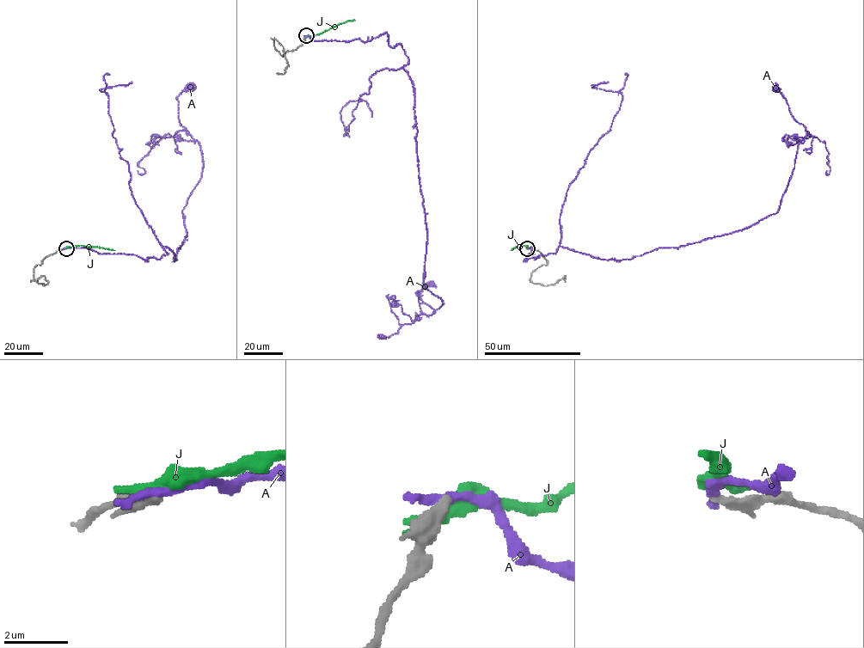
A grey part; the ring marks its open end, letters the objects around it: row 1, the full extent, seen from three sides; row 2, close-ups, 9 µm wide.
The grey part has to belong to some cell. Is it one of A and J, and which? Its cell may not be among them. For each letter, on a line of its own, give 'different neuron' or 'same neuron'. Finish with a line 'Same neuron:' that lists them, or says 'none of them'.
A: different neuron
J: different neuron
Same neuron: none of them

